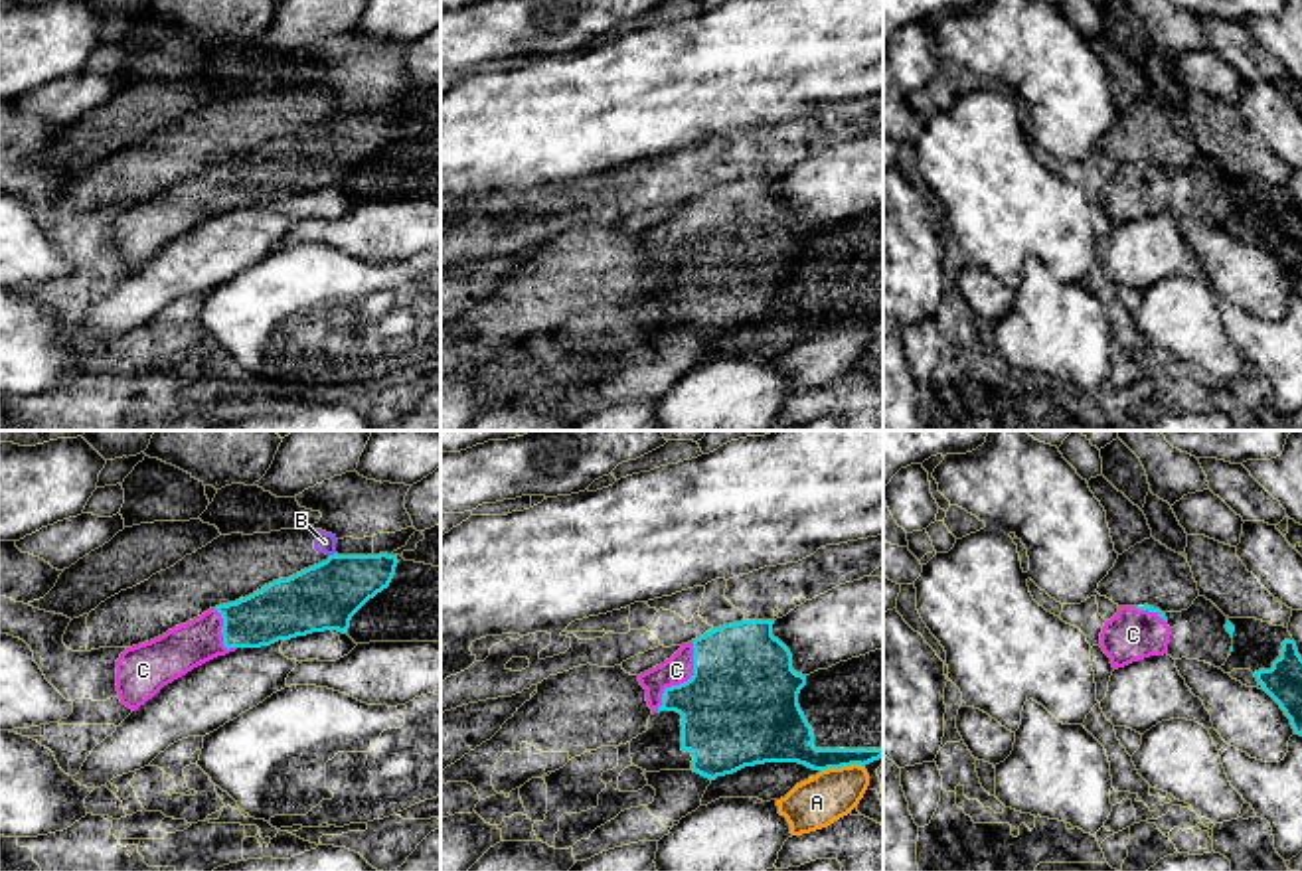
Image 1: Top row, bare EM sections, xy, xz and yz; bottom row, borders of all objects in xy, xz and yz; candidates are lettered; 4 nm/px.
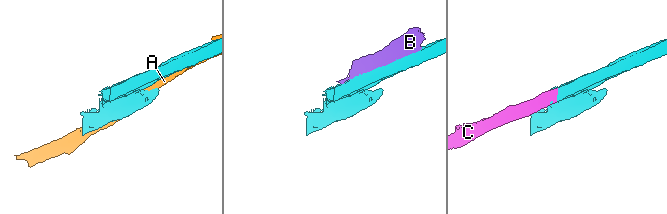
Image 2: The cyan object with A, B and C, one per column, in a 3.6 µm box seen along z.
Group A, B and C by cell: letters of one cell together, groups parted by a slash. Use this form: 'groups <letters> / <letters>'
groups A / B / C

